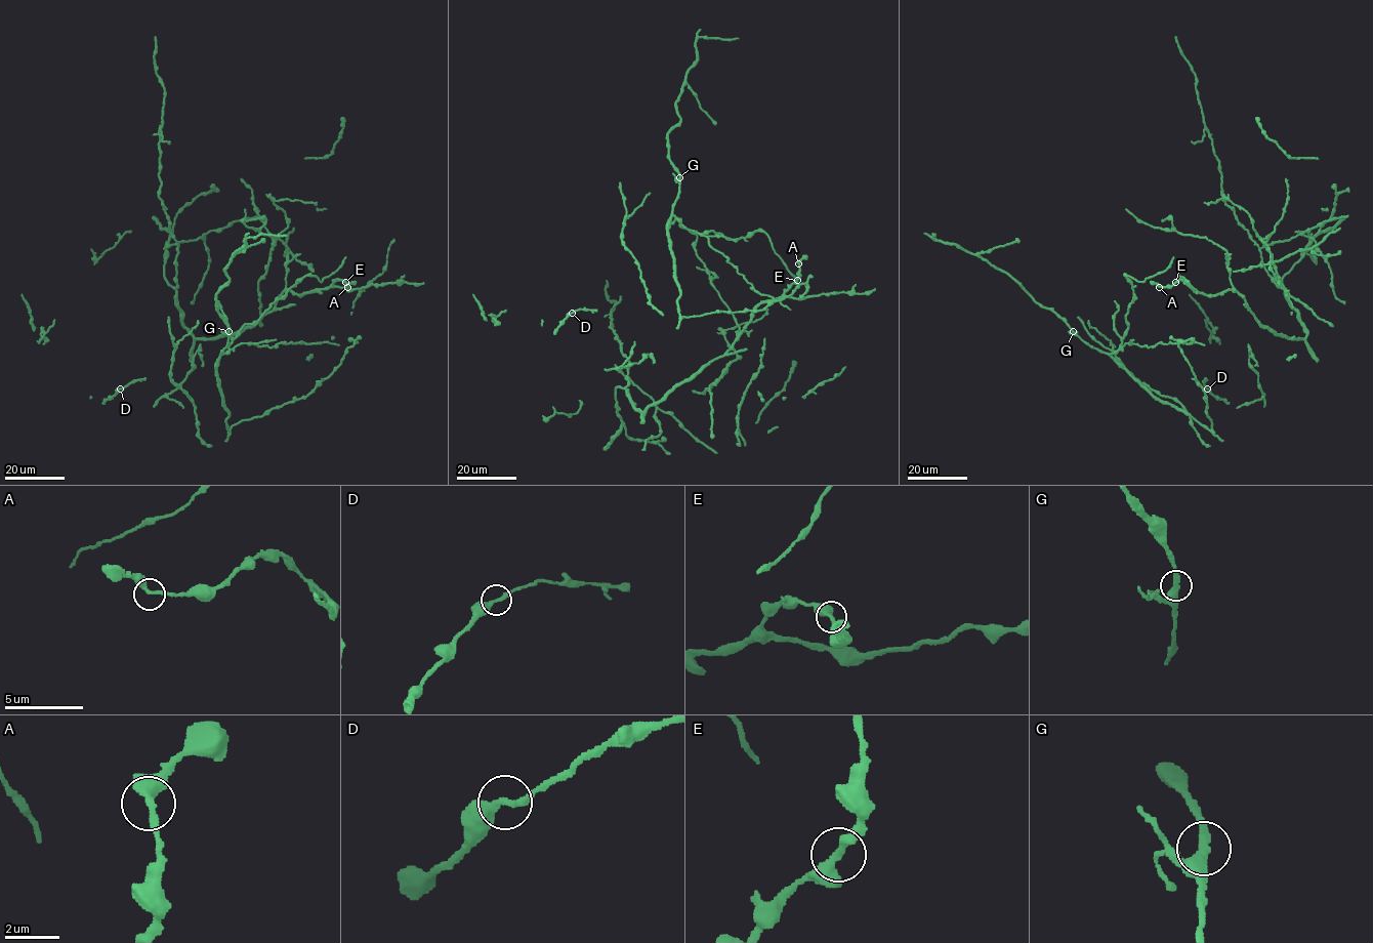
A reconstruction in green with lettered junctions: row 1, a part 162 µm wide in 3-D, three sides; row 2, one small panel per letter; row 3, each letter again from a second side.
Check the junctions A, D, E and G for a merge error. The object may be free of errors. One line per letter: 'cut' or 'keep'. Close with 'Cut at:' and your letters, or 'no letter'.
A: keep
D: keep
E: keep
G: keep
Cut at: no letter

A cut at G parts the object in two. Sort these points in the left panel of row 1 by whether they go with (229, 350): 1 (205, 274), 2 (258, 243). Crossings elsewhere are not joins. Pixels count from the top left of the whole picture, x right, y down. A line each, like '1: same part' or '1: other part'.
1: same part
2: other part

